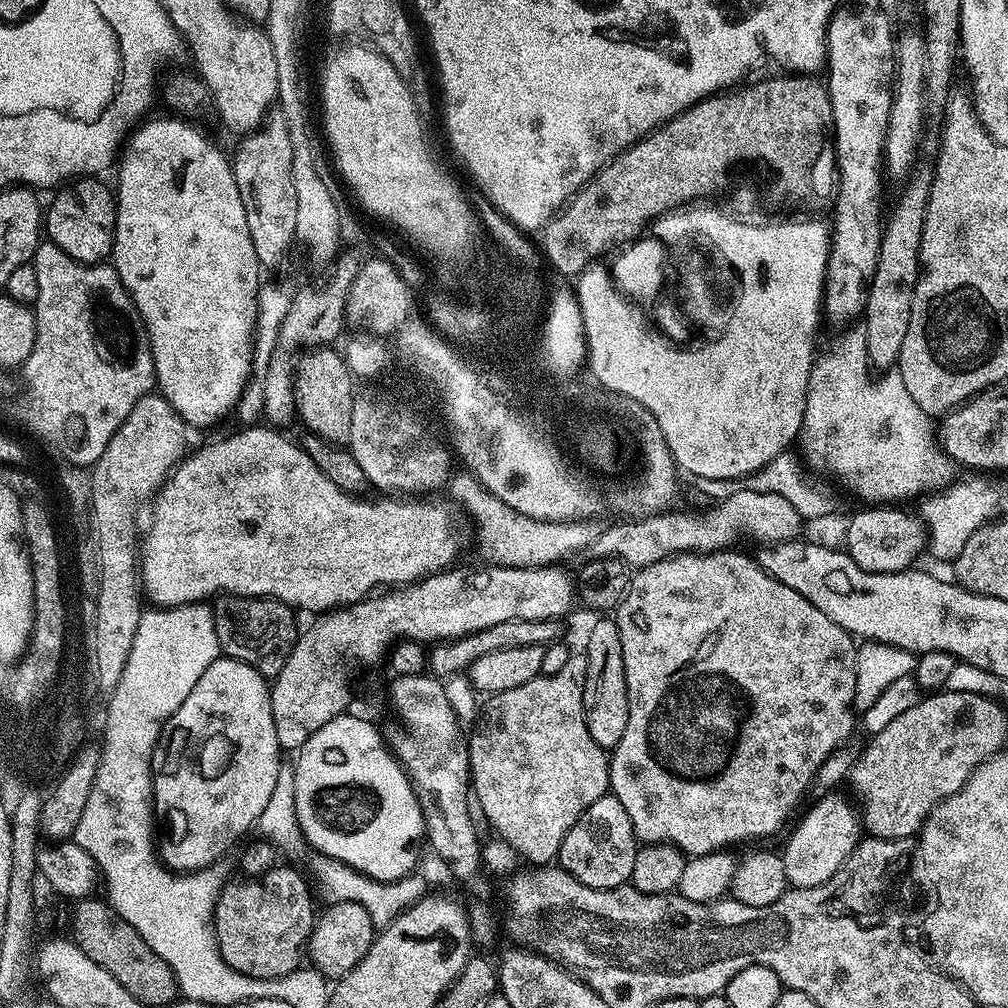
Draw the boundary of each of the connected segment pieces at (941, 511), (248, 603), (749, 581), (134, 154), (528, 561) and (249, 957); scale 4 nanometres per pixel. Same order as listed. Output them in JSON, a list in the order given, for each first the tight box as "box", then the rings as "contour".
[{"box":[918,480,1000,562],"contour":[[[960,480],[957,484],[955,482],[949,483],[931,494],[925,495],[920,502],[920,514],[918,513],[918,516],[926,529],[927,547],[930,552],[932,548],[933,554],[938,559],[952,562],[962,550],[962,546],[966,546],[966,542],[970,542],[970,534],[977,532],[982,525],[989,523],[999,513],[996,511],[1000,508],[1000,492],[988,480]]]},{"box":[211,594,298,678],"contour":[[[220,594],[211,609],[220,651],[227,659],[246,662],[246,666],[254,666],[265,678],[274,678],[286,666],[286,658],[290,658],[298,639],[297,613],[288,605],[263,596]]]},{"box":[608,550,858,857],"contour":[[[721,550],[719,552],[679,552],[676,556],[667,556],[662,562],[654,562],[650,566],[639,569],[632,577],[632,585],[628,587],[628,592],[623,600],[620,601],[614,612],[614,619],[618,626],[618,634],[622,642],[622,666],[626,670],[626,690],[628,691],[628,701],[630,702],[630,718],[626,718],[626,730],[622,734],[622,742],[618,742],[616,748],[611,749],[610,759],[608,762],[608,783],[610,785],[611,795],[626,806],[626,814],[630,814],[630,822],[634,826],[634,834],[637,841],[644,846],[653,845],[671,845],[675,846],[680,852],[687,854],[689,857],[710,854],[721,850],[731,849],[731,844],[740,844],[743,840],[760,840],[763,836],[772,836],[788,819],[791,821],[797,815],[796,807],[804,800],[804,795],[808,792],[808,787],[820,775],[820,769],[833,759],[835,748],[840,748],[852,736],[852,727],[858,724],[858,716],[854,711],[853,704],[855,694],[855,672],[856,672],[856,655],[858,644],[849,632],[842,630],[838,622],[830,622],[818,606],[806,602],[798,590],[790,590],[782,582],[778,582],[774,577],[768,576],[762,571],[760,565],[756,563],[751,555],[743,556],[736,550]]]},{"box":[110,116,262,429],"contour":[[[160,116],[157,120],[145,119],[131,133],[127,143],[123,145],[122,155],[118,160],[120,185],[115,185],[114,188],[116,231],[112,242],[110,263],[115,268],[118,278],[122,278],[122,286],[126,286],[126,290],[130,294],[134,306],[139,310],[142,322],[148,331],[159,395],[170,402],[172,409],[184,419],[185,424],[193,429],[208,428],[211,424],[218,423],[228,411],[231,413],[237,407],[240,395],[253,375],[253,336],[256,333],[262,269],[258,262],[258,254],[254,254],[254,242],[246,220],[246,206],[242,206],[242,194],[238,194],[238,182],[234,182],[231,159],[227,155],[224,157],[223,150],[206,133],[199,132],[192,125],[195,123],[184,118],[168,116]]]},{"box":[450,474,598,568],"contour":[[[463,474],[464,476],[456,476],[453,475],[450,480],[450,489],[452,488],[452,493],[450,493],[451,499],[455,501],[457,505],[465,506],[465,508],[472,514],[473,518],[477,520],[478,523],[481,524],[482,527],[484,527],[484,540],[486,543],[488,543],[488,548],[490,551],[492,551],[492,556],[497,565],[506,567],[506,568],[546,568],[552,565],[555,565],[557,562],[560,562],[560,559],[563,558],[563,556],[568,556],[571,554],[571,552],[576,552],[580,548],[580,544],[588,544],[591,545],[593,541],[595,541],[598,532],[597,529],[592,528],[576,528],[580,526],[575,526],[572,524],[564,524],[564,525],[557,525],[557,524],[550,524],[547,522],[543,522],[540,520],[531,520],[530,518],[526,518],[522,514],[518,514],[514,510],[510,510],[508,506],[506,506],[504,503],[502,503],[501,500],[498,500],[494,498],[493,496],[489,495],[487,491],[477,481],[475,480],[475,477],[470,474]]]},{"box":[212,866,318,980],"contour":[[[290,866],[288,871],[281,872],[277,867],[271,868],[265,876],[259,878],[240,878],[242,880],[232,880],[229,884],[225,883],[220,889],[220,894],[216,898],[216,909],[212,915],[212,929],[216,932],[216,946],[220,951],[220,957],[224,959],[234,972],[246,974],[255,980],[281,980],[283,976],[289,976],[291,972],[297,971],[301,967],[300,959],[305,959],[306,949],[309,940],[312,939],[312,929],[318,919],[318,913],[312,909],[312,892],[308,889],[308,884],[304,881],[302,873],[295,867]]]}]

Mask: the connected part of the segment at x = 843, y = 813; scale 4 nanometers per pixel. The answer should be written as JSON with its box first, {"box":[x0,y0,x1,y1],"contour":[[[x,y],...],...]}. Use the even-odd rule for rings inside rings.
{"box":[782,790,862,888],"contour":[[[832,790],[824,796],[804,817],[801,815],[795,821],[796,829],[788,836],[788,841],[782,847],[784,865],[786,866],[786,878],[793,888],[813,888],[822,886],[835,872],[848,861],[856,845],[862,840],[862,816],[859,811],[844,796],[839,796],[839,791]]]}

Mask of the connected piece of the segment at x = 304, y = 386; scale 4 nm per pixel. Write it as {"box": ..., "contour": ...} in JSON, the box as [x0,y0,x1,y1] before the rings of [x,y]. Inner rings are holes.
{"box":[292,346,358,446],"contour":[[[321,346],[305,351],[295,362],[295,379],[292,389],[296,392],[296,414],[299,423],[308,427],[307,431],[314,436],[321,436],[323,440],[329,440],[331,444],[346,446],[350,442],[350,429],[354,423],[354,402],[358,398],[358,392],[352,385],[353,369],[348,367],[348,361],[343,355],[336,353],[332,346]]]}

